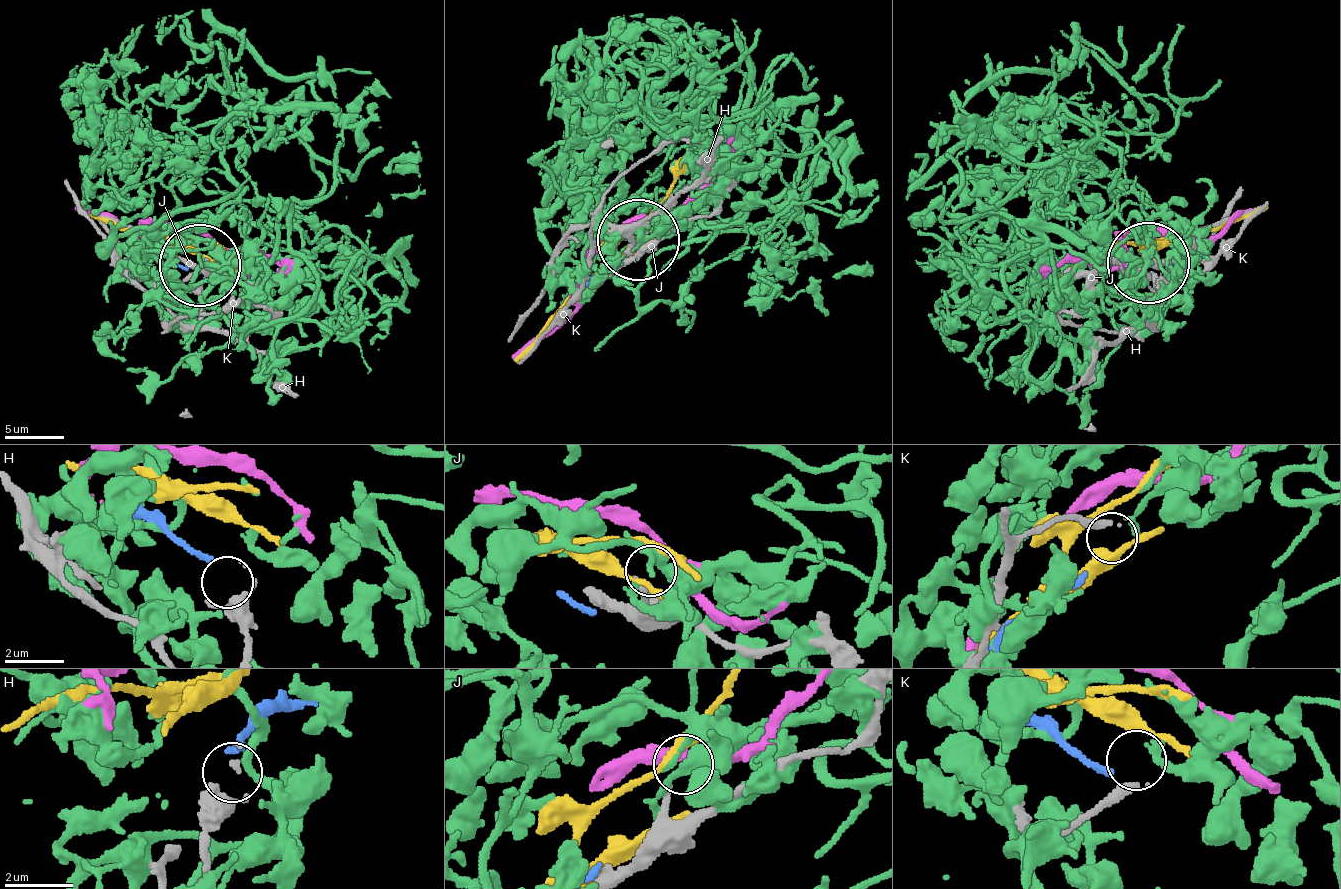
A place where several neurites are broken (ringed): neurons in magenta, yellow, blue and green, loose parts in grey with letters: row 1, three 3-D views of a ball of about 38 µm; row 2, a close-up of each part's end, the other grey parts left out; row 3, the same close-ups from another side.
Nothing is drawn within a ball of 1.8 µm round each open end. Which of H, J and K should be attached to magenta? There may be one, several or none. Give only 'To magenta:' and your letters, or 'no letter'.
To magenta: no letter

